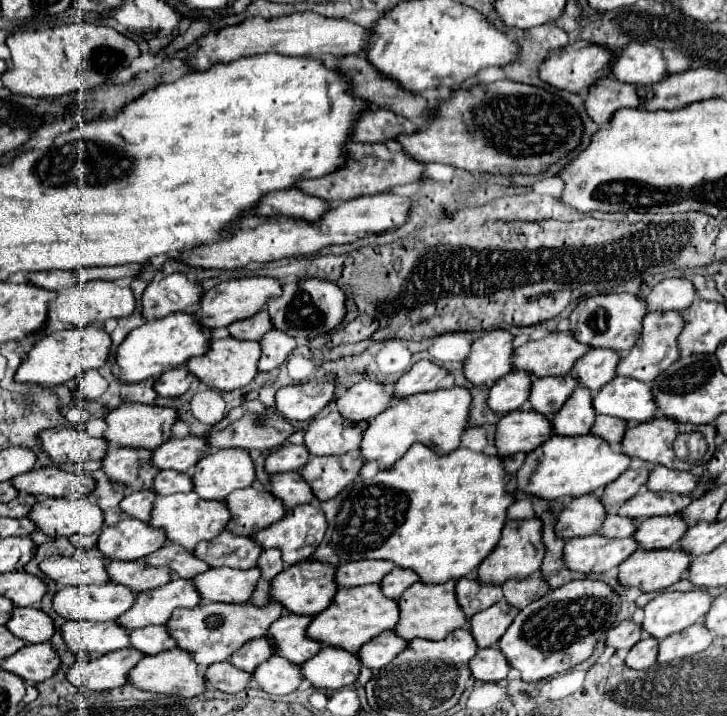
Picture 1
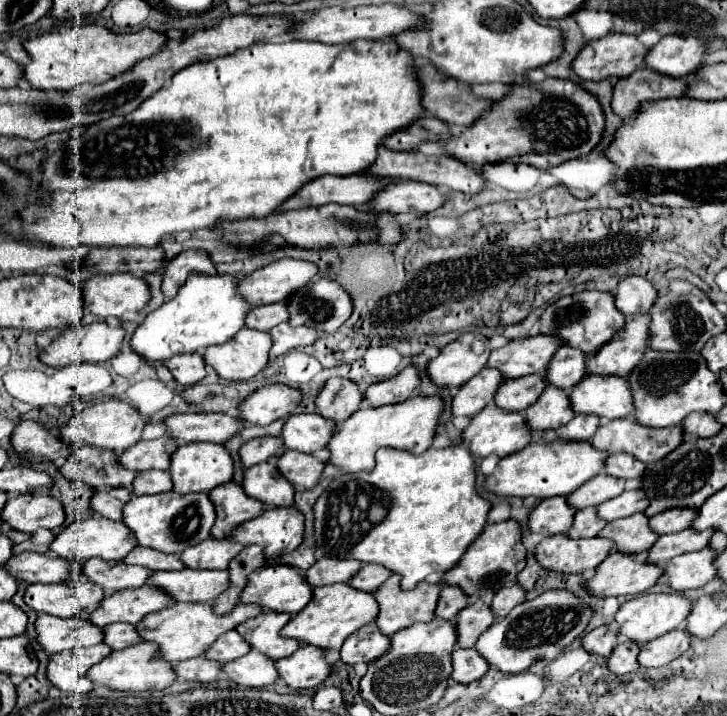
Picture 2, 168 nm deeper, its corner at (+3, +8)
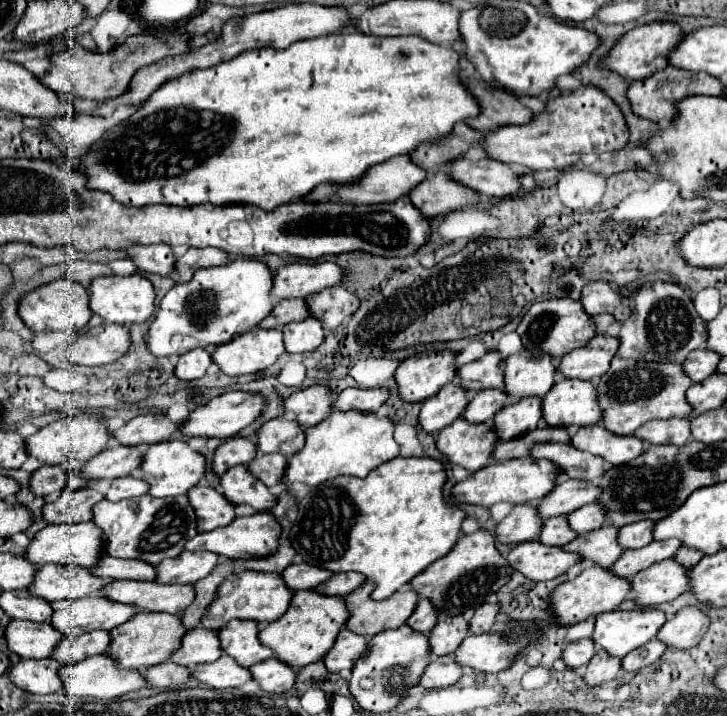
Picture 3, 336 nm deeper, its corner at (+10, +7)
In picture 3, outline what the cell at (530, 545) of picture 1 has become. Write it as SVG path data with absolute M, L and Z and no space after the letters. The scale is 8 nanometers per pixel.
M477 530L473 534L461 536L445 558L433 562L429 570L417 574L417 578L413 578L411 582L411 588L421 598L427 598L435 606L439 616L451 618L463 614L465 618L469 618L491 592L497 592L509 580L511 574L507 570L509 564L495 548L493 536L487 530Z

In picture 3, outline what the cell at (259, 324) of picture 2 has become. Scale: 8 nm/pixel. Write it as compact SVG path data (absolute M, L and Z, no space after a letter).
M289 298L289 300L281 300L279 304L275 304L273 314L269 314L269 318L265 318L265 322L261 322L261 328L281 328L289 322L299 322L309 318L309 304L303 298Z

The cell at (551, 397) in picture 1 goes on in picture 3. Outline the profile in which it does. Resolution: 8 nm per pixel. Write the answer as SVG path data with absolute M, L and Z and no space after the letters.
M481 390L481 394L475 394L471 398L469 406L463 412L463 418L471 424L489 422L507 400L509 396L505 396L501 390Z

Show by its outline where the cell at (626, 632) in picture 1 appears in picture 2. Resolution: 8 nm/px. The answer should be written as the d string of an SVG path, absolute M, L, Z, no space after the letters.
M612 623L612 625L600 625L592 629L588 635L584 635L582 645L586 651L594 655L608 657L612 649L618 645L618 625Z

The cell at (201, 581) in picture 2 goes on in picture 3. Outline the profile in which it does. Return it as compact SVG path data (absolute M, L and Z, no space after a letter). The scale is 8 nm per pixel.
M109 582L101 588L101 596L113 602L131 604L137 610L167 612L181 616L185 606L193 602L193 586L161 586L157 582Z

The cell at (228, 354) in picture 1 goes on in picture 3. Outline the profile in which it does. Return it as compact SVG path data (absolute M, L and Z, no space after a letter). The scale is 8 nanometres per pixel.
M255 328L217 346L213 350L213 362L217 362L225 374L241 376L269 368L283 352L285 346L281 330Z

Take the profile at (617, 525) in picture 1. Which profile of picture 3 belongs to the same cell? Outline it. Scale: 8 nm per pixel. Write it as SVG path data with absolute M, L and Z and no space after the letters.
M565 516L547 518L543 522L541 534L539 534L539 542L545 544L545 546L565 546L573 538L577 538L577 534L573 534L573 530L569 530L569 524L565 522Z

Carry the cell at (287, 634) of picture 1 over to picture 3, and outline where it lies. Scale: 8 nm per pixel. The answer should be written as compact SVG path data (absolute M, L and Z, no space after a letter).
M233 620L229 626L217 632L223 654L235 658L243 668L249 668L253 662L261 662L273 656L273 652L257 642L259 626L253 620Z

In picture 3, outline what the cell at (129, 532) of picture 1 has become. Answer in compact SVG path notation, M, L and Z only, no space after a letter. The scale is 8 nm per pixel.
M93 522L45 526L43 530L39 530L35 534L35 538L25 548L25 560L29 560L35 566L53 562L53 564L63 564L63 566L91 568L97 564L99 556L101 556L101 530L97 530L97 526L93 526Z

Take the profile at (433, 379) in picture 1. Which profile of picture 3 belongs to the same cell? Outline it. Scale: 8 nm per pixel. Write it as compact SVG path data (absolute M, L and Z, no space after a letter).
M345 388L337 400L333 402L333 408L347 412L347 410L357 410L357 412L377 412L385 400L389 398L389 390L369 390L369 388Z

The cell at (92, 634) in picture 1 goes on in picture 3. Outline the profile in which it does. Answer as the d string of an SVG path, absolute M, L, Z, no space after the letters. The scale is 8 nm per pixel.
M11 620L5 628L7 650L19 658L47 658L53 646L61 642L61 634L49 626L49 622L23 622Z

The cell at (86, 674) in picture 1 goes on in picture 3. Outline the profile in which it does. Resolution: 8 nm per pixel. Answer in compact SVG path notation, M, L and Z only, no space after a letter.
M49 658L45 660L19 660L15 666L9 668L9 680L29 692L29 694L53 694L61 690L61 678L57 678L59 662Z

